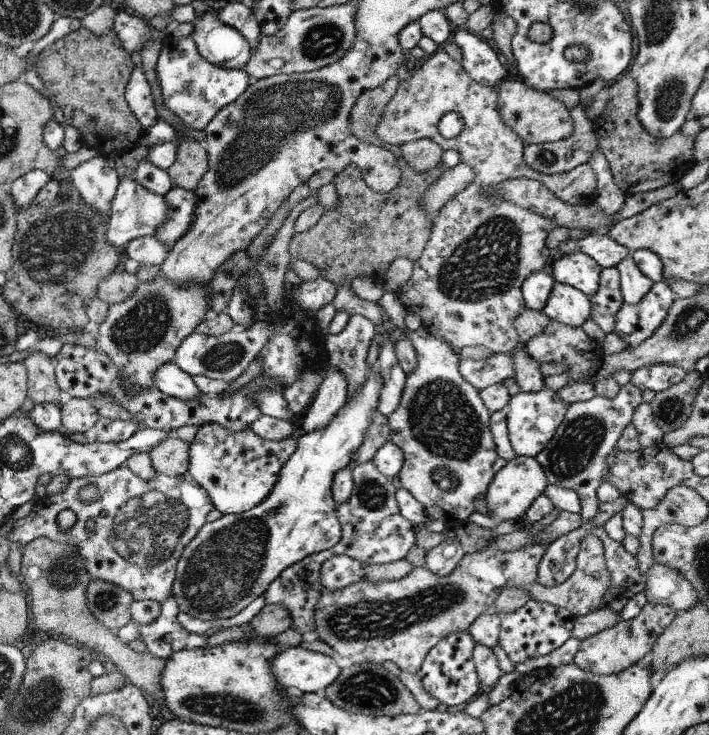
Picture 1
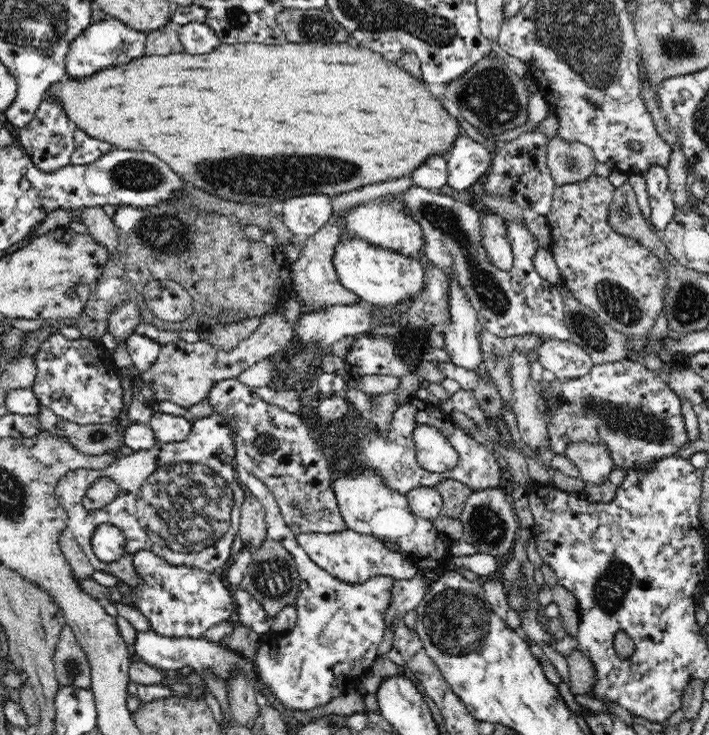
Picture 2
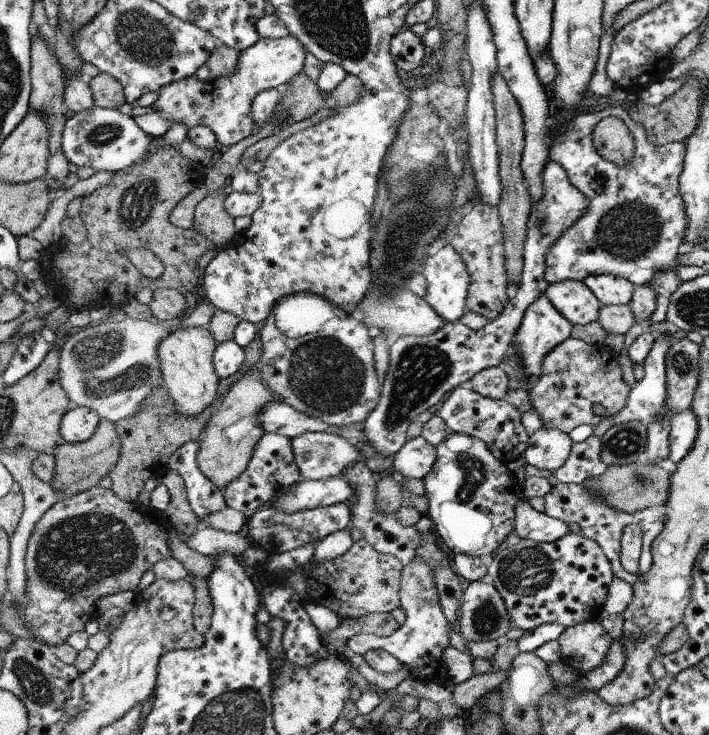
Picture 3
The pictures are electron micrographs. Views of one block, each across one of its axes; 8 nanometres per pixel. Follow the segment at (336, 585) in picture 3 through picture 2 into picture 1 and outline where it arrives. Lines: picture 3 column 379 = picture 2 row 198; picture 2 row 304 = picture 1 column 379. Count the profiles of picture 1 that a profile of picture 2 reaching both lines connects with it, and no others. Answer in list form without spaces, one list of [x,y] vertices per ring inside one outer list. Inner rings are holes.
[[[587,534],[582,540],[581,548],[576,557],[576,568],[568,580],[556,585],[547,587],[538,582],[539,564],[549,545],[530,544],[522,550],[501,551],[492,547],[484,548],[481,551],[465,554],[460,564],[446,576],[438,576],[426,566],[413,568],[404,578],[399,581],[383,582],[372,584],[365,578],[356,584],[330,591],[323,590],[323,596],[315,608],[315,627],[320,640],[329,644],[334,652],[338,652],[342,658],[350,658],[353,664],[356,663],[378,663],[384,660],[392,660],[402,671],[410,674],[418,674],[426,655],[434,648],[442,638],[446,638],[452,632],[466,632],[471,624],[483,614],[493,609],[495,600],[499,597],[500,591],[508,587],[516,587],[526,592],[529,599],[540,602],[549,602],[554,606],[562,606],[570,610],[575,617],[587,615],[596,609],[605,606],[605,595],[611,588],[611,574],[607,569],[607,562],[603,549],[603,541],[598,536]]]

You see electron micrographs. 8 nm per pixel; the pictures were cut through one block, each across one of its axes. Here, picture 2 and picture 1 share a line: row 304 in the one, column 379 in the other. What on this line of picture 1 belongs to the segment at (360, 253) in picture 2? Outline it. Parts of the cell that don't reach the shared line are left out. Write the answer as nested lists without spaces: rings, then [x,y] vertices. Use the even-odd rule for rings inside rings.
[[[370,370],[364,386],[353,399],[347,400],[327,427],[306,433],[297,440],[296,454],[283,466],[282,474],[266,501],[246,513],[223,515],[203,526],[196,538],[183,550],[178,564],[174,592],[180,611],[201,621],[231,619],[242,613],[256,598],[262,597],[271,582],[280,579],[292,565],[311,554],[332,548],[341,539],[342,529],[336,512],[338,505],[332,496],[332,483],[339,470],[353,465],[355,452],[362,444],[373,412],[378,409],[382,387],[380,370]]]

